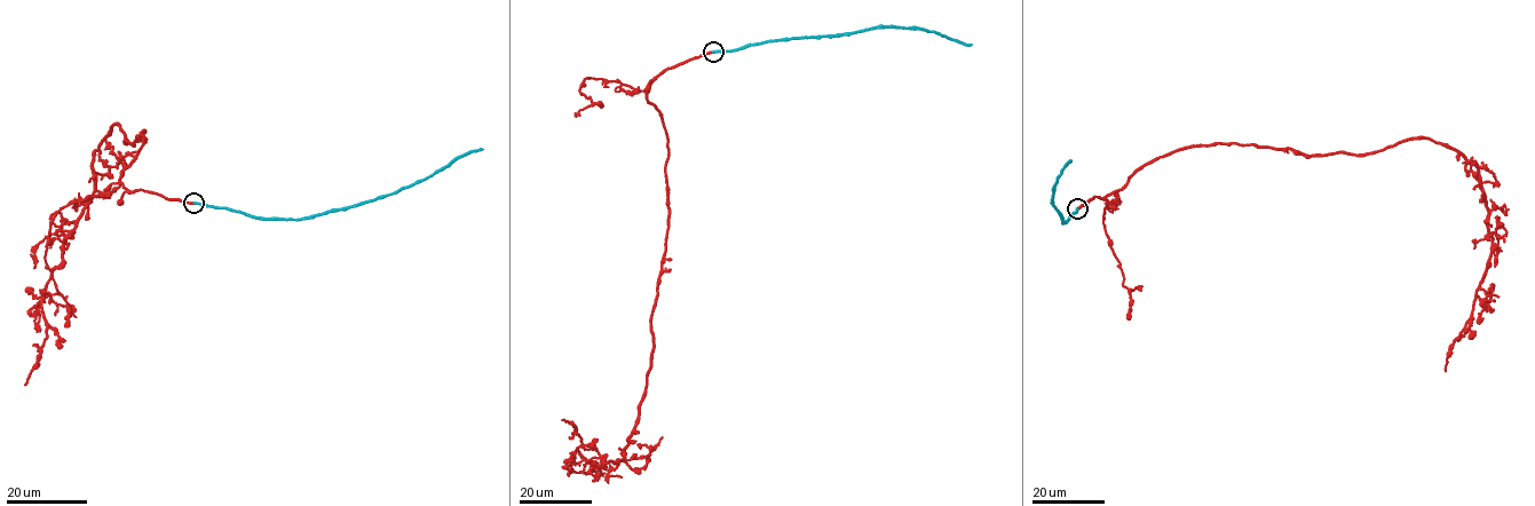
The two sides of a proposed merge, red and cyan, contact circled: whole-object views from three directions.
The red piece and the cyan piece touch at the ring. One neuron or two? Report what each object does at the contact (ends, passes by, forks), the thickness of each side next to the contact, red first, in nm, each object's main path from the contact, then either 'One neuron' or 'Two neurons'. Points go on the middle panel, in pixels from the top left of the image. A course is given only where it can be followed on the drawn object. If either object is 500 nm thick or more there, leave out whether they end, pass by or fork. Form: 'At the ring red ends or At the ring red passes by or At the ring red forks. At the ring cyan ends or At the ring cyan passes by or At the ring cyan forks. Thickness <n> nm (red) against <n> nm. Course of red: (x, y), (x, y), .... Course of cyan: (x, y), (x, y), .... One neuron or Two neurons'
At the ring red ends. At the ring cyan ends. Thickness 280 nm (red) against 240 nm. Course of red: (713, 52), (665, 69), (647, 92), (667, 135), (667, 230), (650, 368), (624, 458), (590, 464), (562, 420). Course of cyan: (713, 52), (737, 49), (765, 41), (848, 34), (870, 28), (915, 28), (972, 45). One neuron

